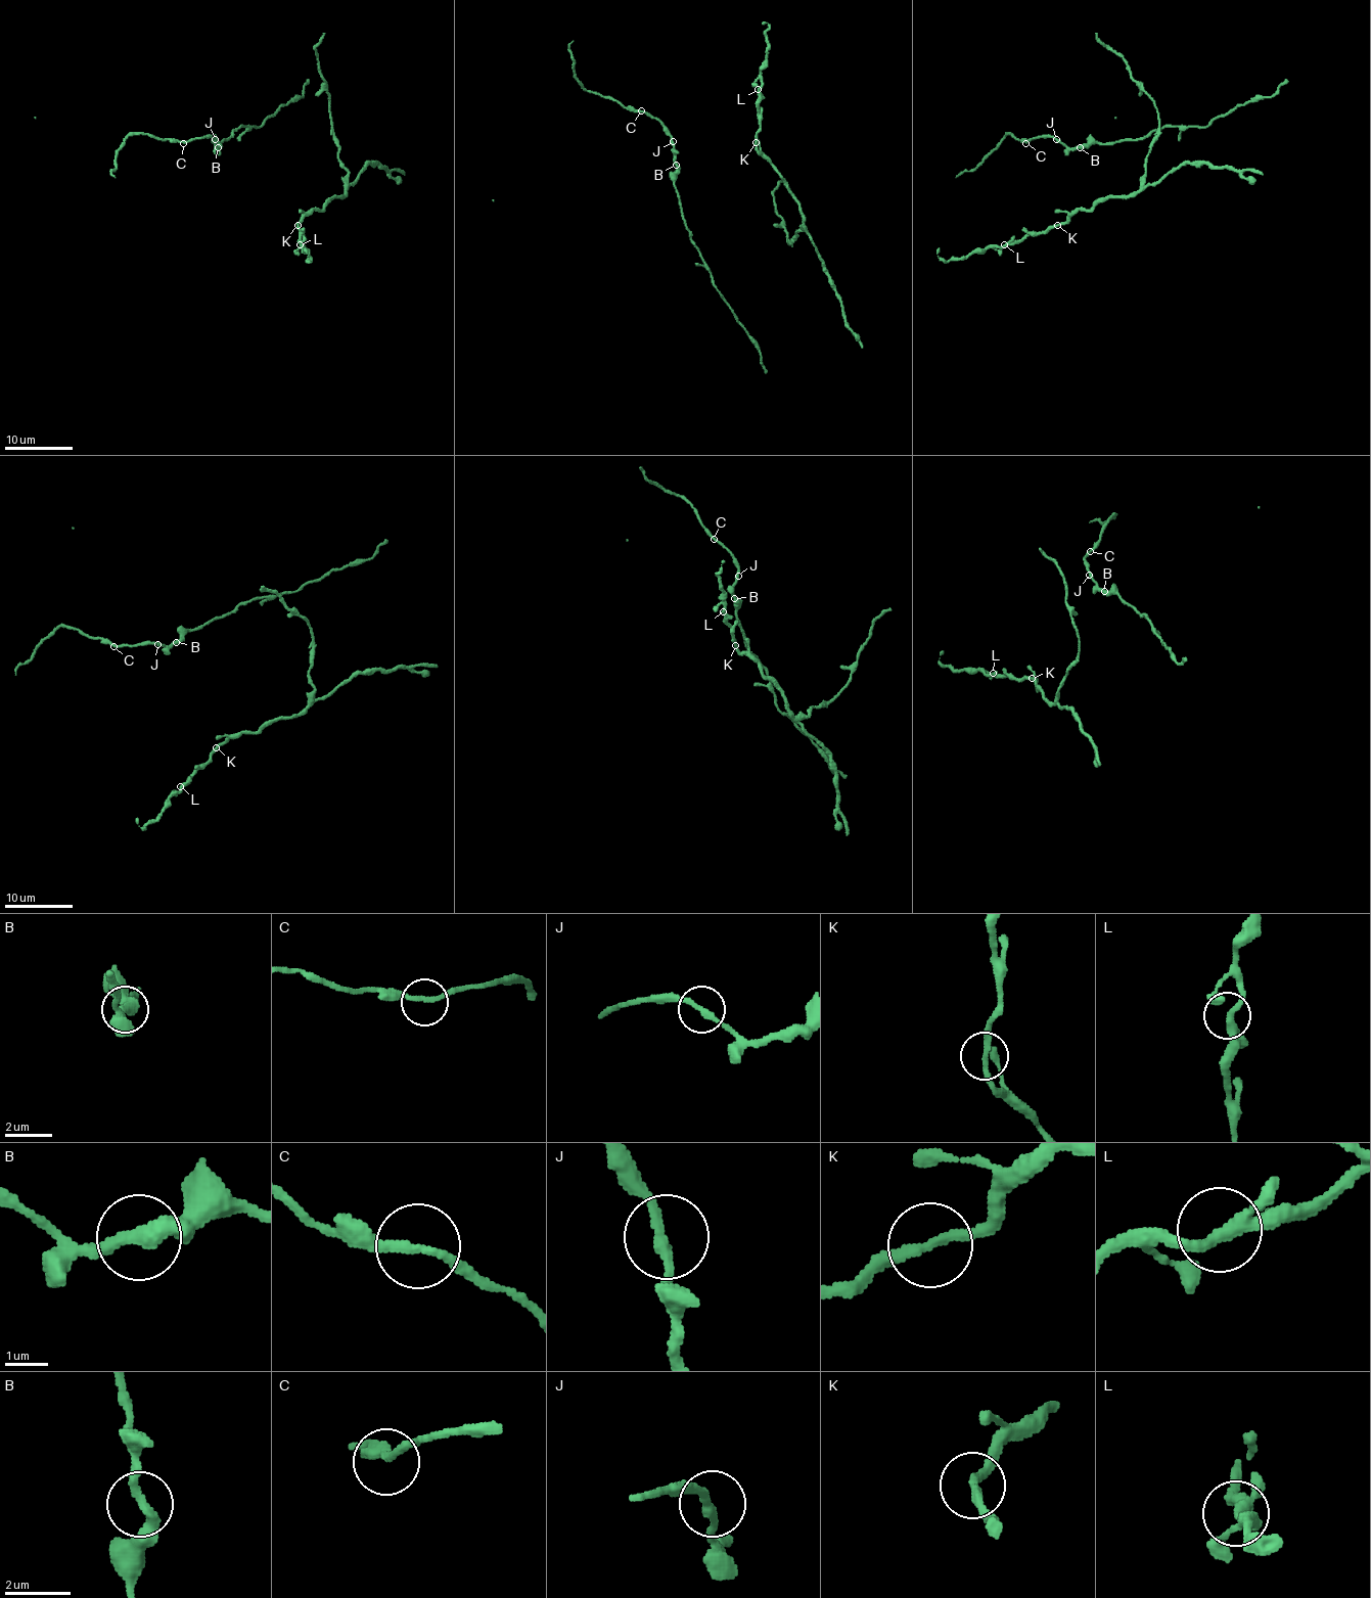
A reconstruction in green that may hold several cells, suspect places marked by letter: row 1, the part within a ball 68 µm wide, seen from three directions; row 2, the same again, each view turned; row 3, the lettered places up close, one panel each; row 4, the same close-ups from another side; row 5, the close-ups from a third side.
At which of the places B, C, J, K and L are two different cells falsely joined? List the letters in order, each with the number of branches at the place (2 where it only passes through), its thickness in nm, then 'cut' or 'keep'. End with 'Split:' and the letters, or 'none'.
B: 2 | 340 nm | cut
C: 2 | 190 nm | keep
J: 2 | 240 nm | keep
K: 2 | 240 nm | cut
L: 2 | 320 nm | keep
Split: B, K

